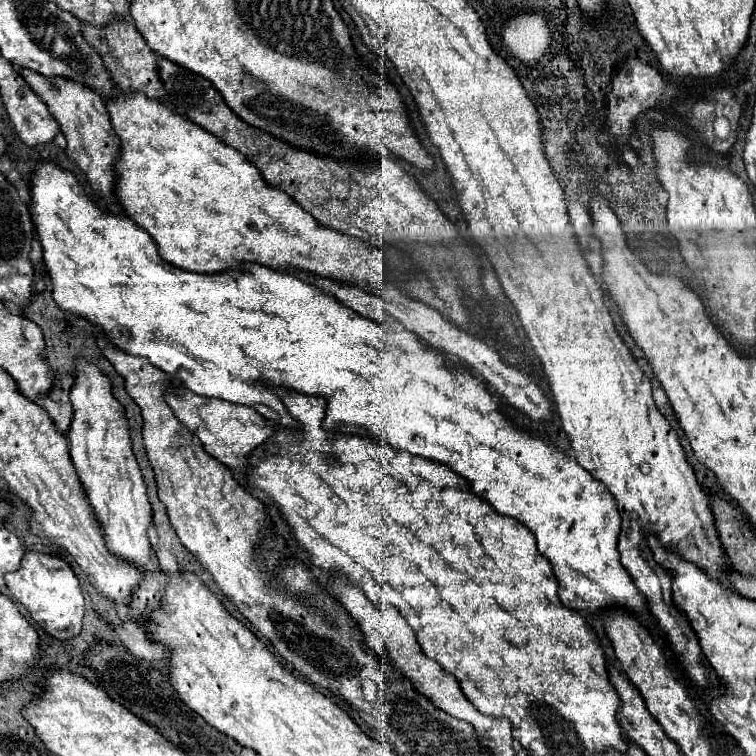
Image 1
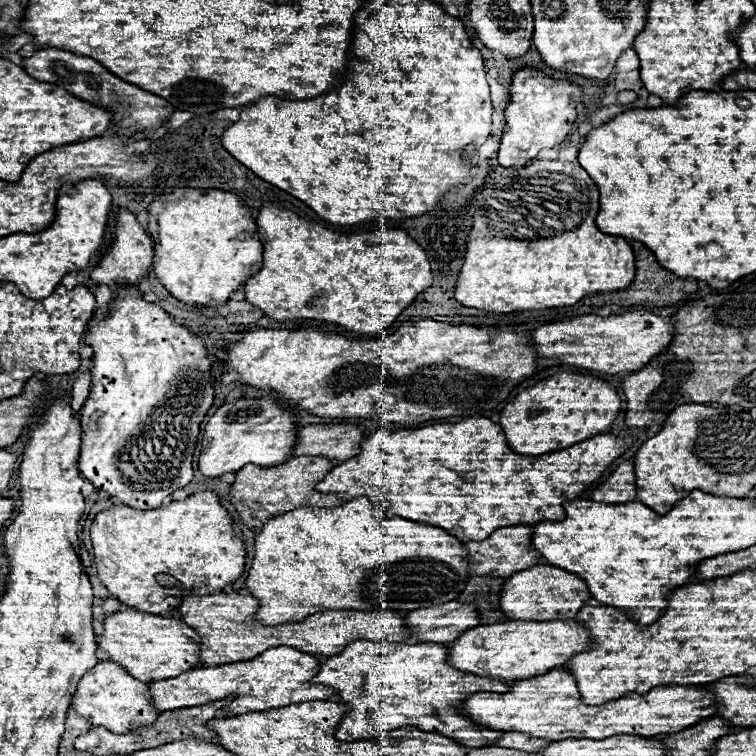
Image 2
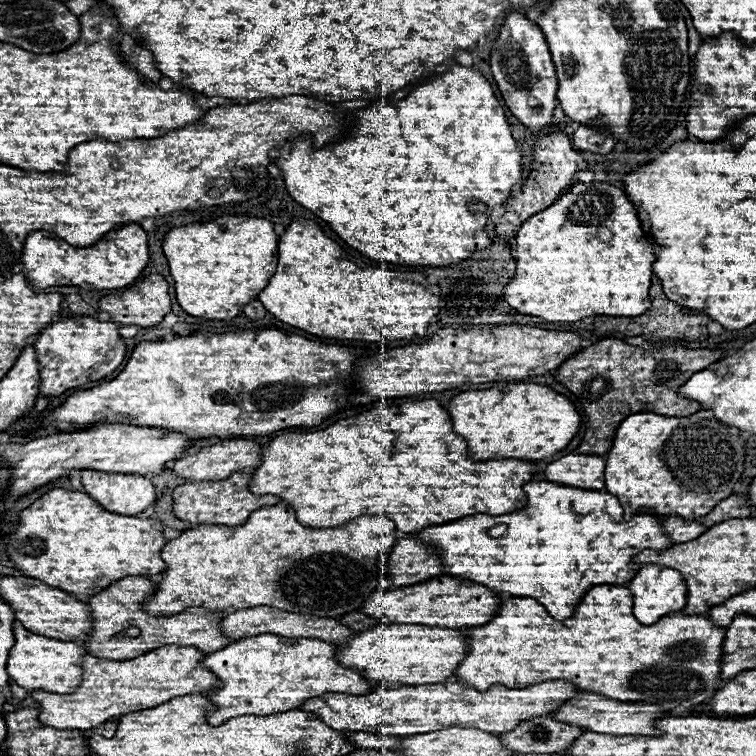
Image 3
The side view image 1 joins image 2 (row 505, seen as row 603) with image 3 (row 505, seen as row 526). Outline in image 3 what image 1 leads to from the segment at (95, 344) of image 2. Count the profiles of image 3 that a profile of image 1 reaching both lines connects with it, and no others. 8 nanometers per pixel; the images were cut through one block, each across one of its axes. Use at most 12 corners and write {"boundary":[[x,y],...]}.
{"boundary":[[82,470],[84,492],[136,516],[156,500],[140,474]]}

